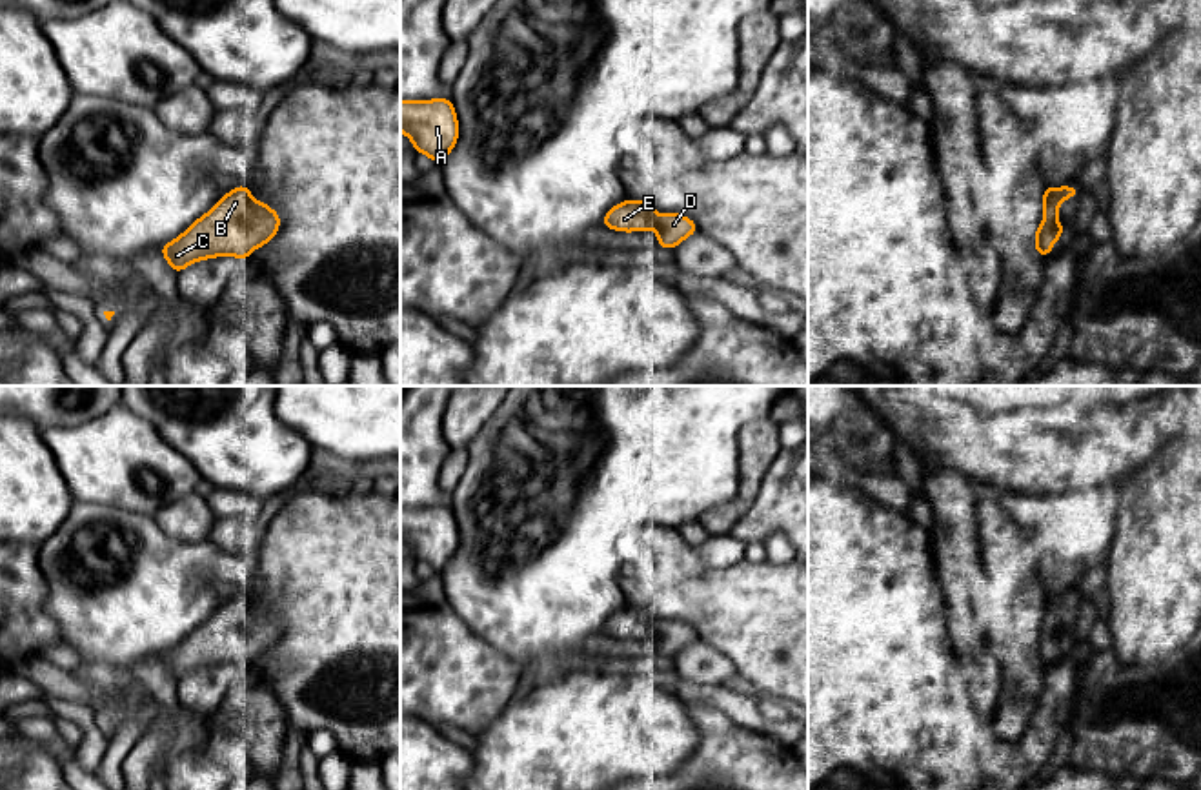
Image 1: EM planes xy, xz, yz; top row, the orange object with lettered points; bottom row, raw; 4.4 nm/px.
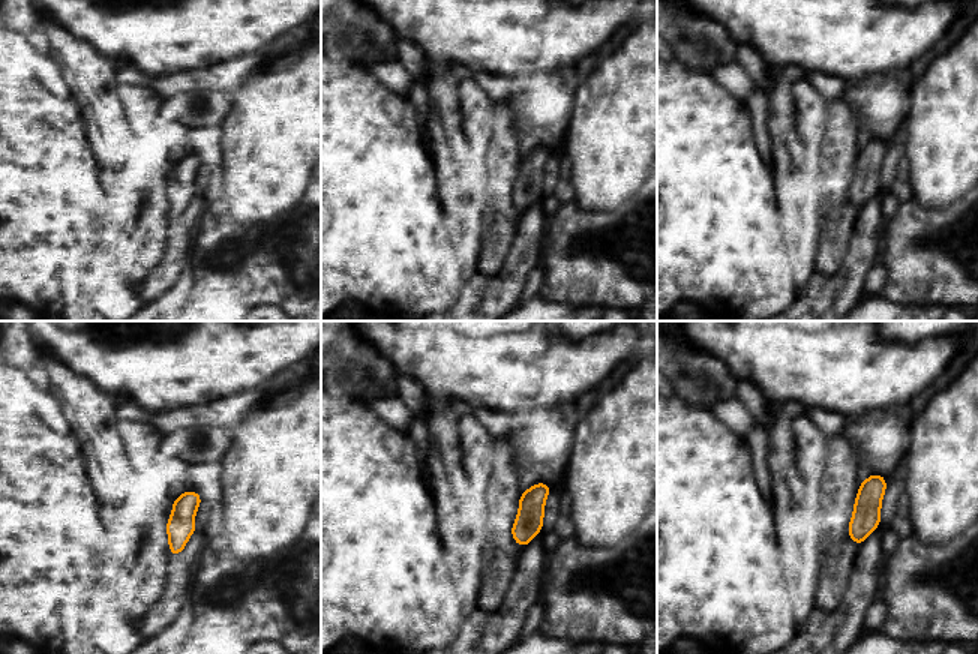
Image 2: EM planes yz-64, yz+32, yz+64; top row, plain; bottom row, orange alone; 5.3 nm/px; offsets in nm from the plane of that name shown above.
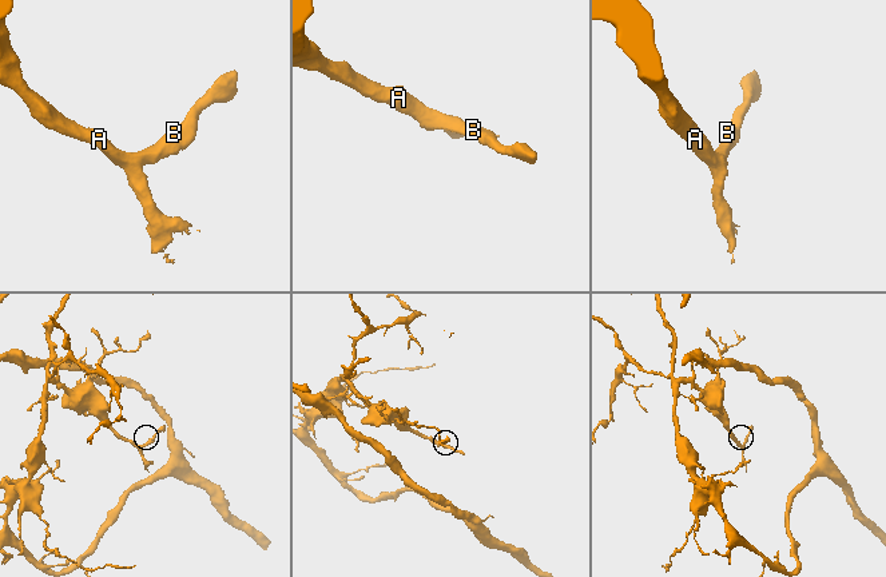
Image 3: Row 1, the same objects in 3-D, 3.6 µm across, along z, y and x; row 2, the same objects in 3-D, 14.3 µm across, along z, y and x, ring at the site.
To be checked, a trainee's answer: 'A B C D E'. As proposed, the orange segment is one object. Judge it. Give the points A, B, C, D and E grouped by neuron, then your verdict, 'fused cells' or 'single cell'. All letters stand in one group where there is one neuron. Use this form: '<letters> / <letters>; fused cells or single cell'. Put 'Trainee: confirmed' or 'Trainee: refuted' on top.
Trainee: confirmed
A B C D E; single cell

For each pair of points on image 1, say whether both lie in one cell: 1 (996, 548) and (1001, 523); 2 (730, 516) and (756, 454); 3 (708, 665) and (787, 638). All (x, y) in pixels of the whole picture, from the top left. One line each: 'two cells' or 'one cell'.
1: one cell
2: one cell
3: two cells

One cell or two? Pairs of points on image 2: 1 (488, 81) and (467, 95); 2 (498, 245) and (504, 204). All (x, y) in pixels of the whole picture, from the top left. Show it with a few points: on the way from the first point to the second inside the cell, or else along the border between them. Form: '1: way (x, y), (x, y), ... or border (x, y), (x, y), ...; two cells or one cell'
1: border (473, 75), (476, 83), (494, 101); two cells
2: way (503, 234), (504, 215); one cell

